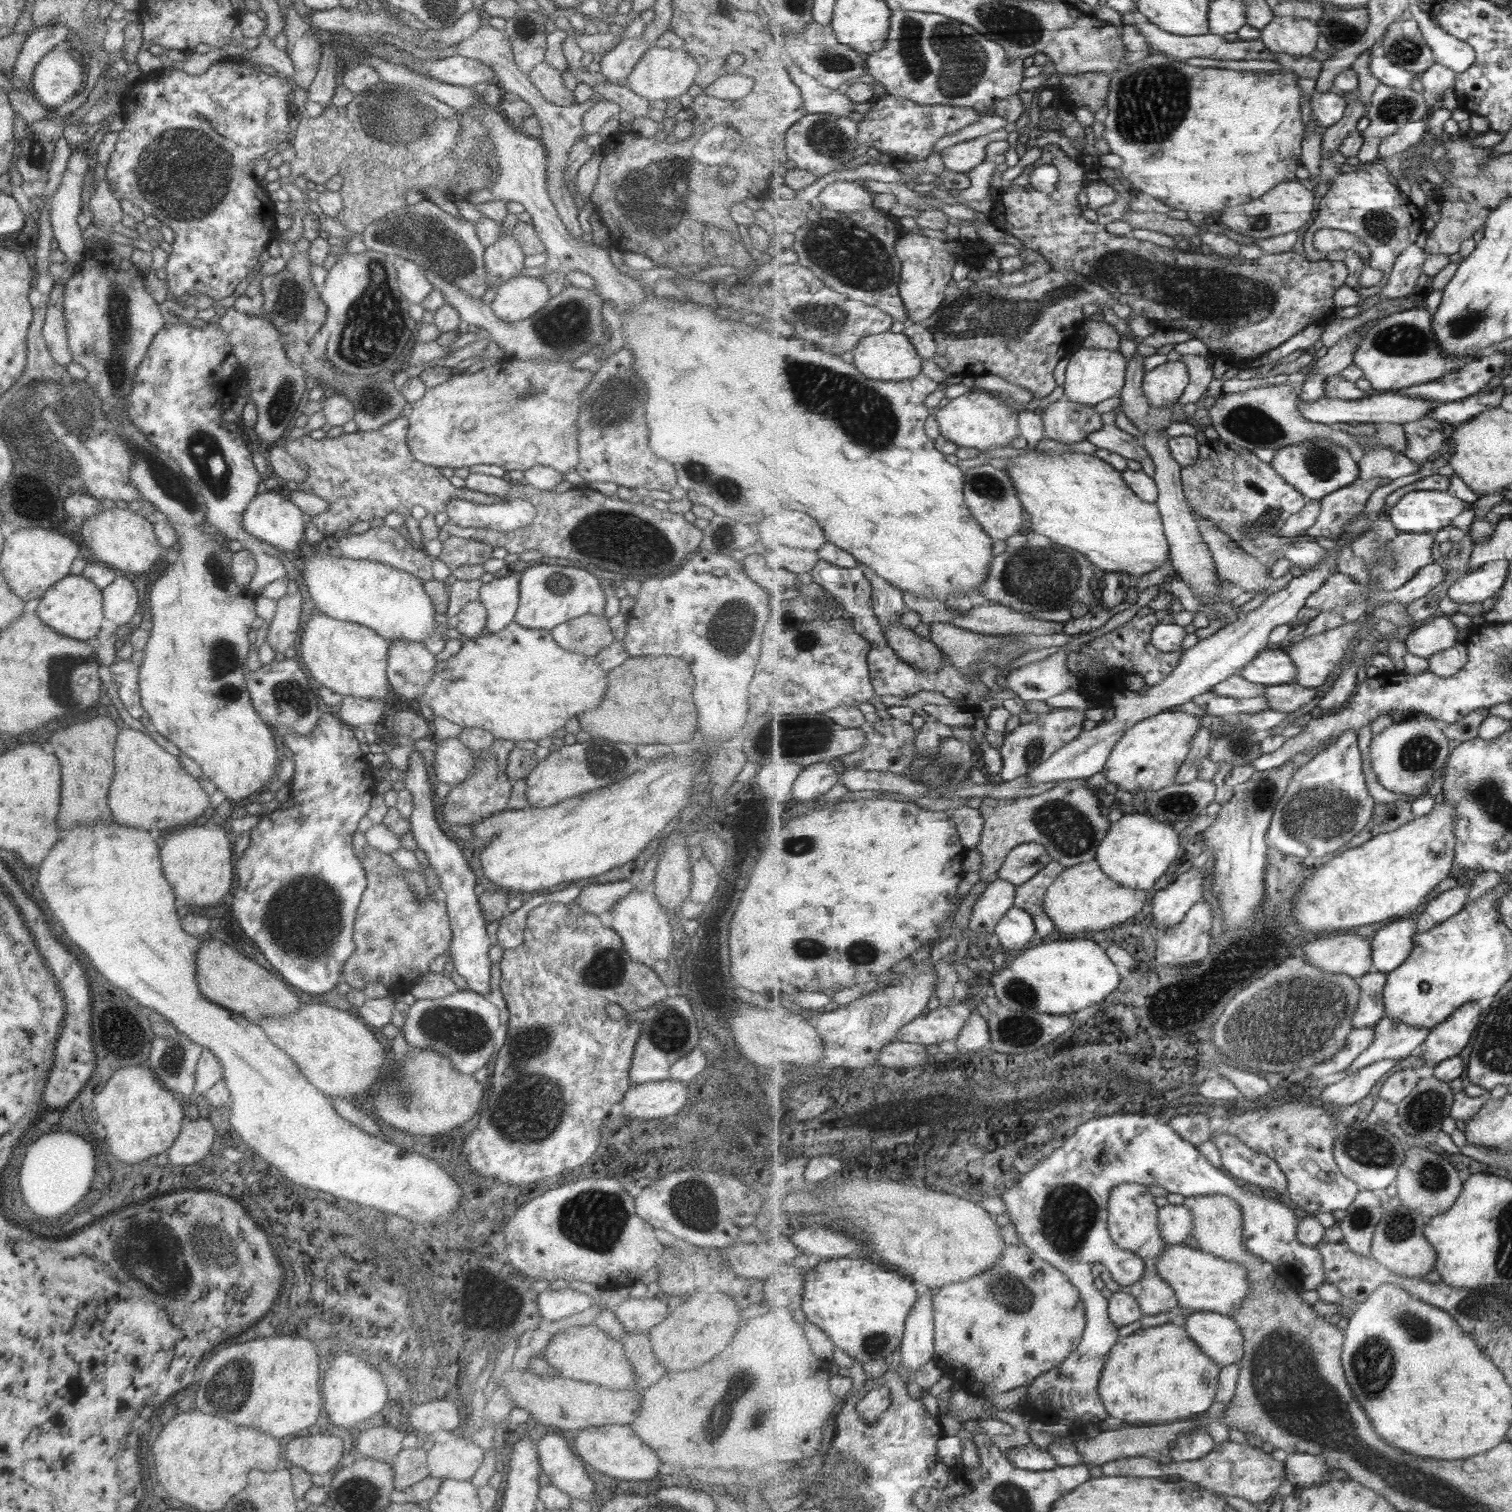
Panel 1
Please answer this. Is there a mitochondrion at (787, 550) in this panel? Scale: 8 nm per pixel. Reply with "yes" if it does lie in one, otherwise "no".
no

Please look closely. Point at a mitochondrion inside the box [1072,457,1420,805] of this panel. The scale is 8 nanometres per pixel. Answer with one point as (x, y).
(1271, 517)

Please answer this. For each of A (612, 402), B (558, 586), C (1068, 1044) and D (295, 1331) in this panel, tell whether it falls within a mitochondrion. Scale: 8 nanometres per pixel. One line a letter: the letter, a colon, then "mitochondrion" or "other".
A: mitochondrion
B: mitochondrion
C: other
D: other

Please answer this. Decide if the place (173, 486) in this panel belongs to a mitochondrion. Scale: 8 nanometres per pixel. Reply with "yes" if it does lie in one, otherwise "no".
yes

